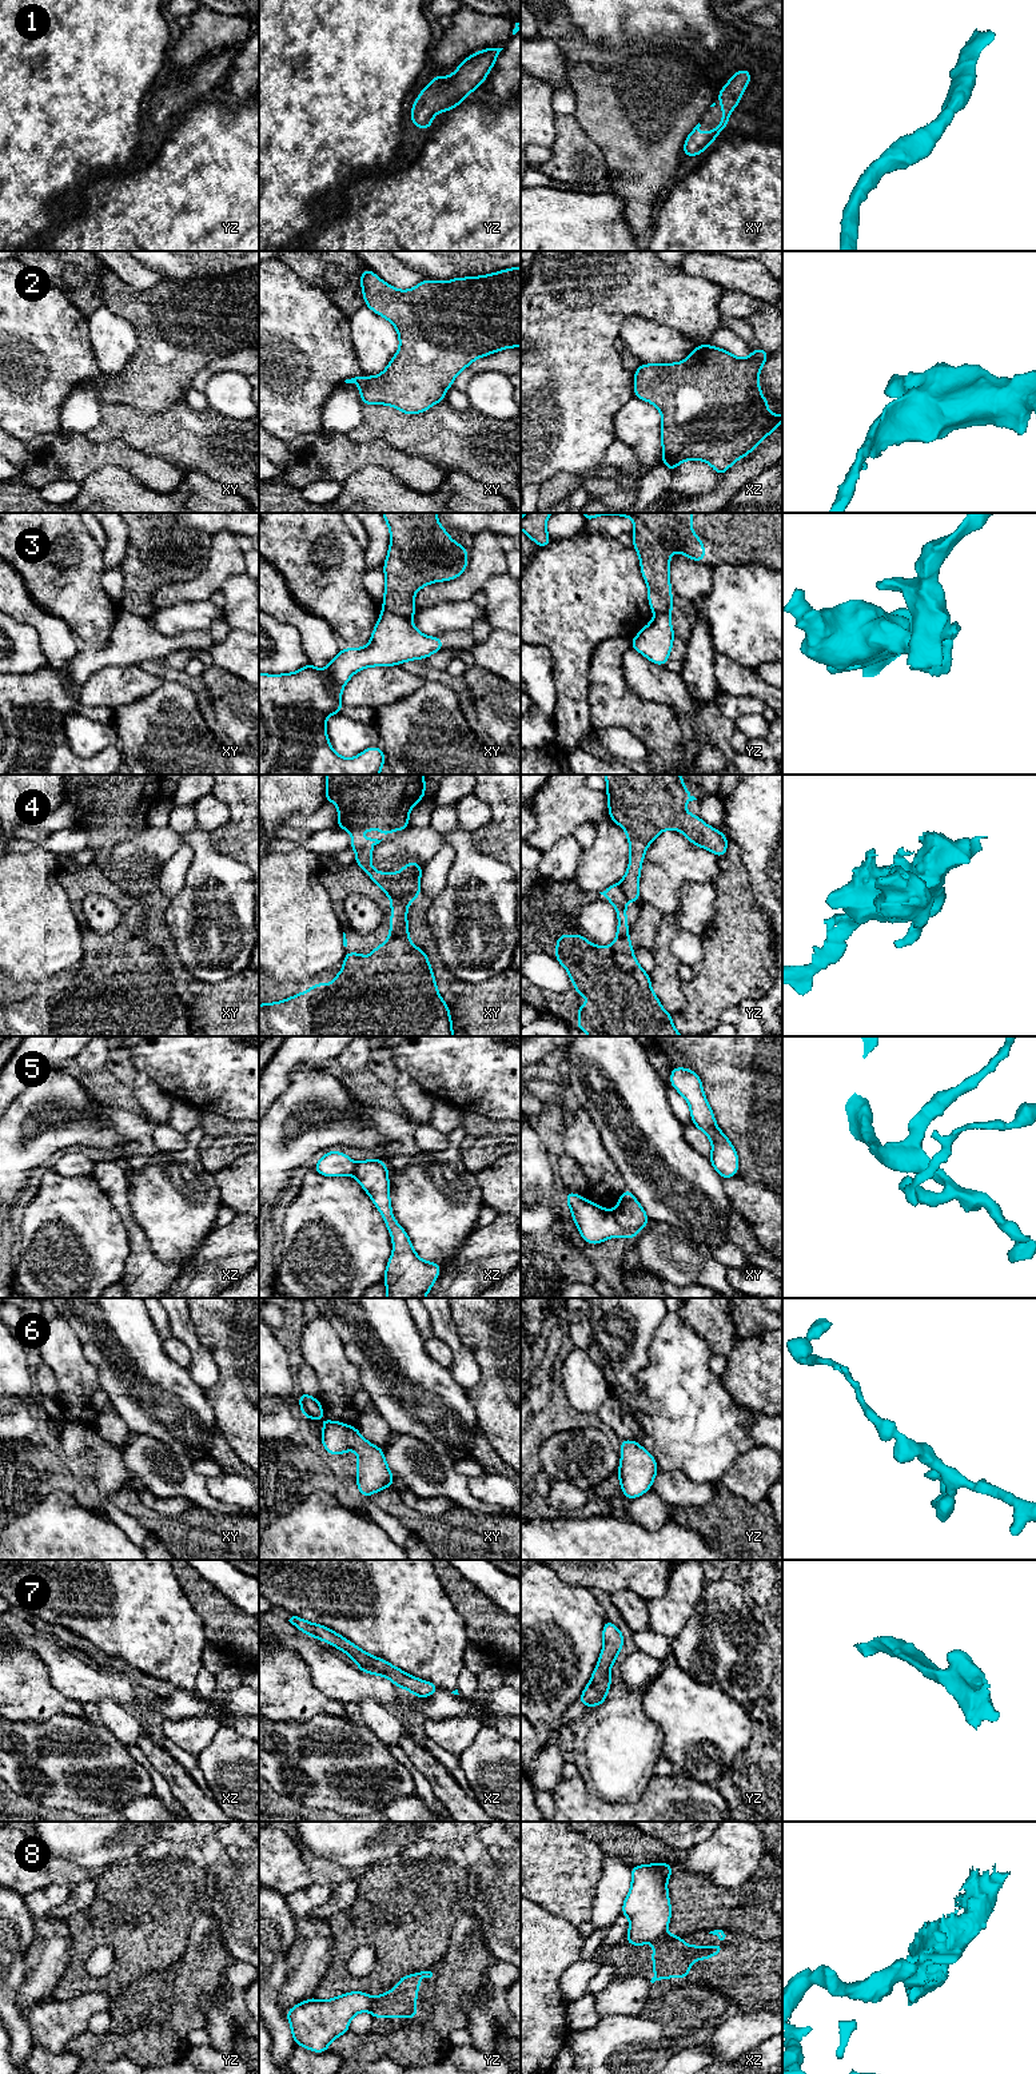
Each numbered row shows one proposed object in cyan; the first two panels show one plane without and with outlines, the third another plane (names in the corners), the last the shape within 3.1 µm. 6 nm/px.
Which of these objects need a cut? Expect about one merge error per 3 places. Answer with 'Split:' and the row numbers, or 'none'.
Split: 3, 4, 5, 8

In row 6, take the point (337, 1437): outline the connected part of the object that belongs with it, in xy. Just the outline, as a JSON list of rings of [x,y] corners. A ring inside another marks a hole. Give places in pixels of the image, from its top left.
[[[326,1420],[320,1441],[326,1452],[334,1456],[358,1452],[356,1485],[363,1497],[395,1485],[383,1449],[364,1440],[355,1426]]]

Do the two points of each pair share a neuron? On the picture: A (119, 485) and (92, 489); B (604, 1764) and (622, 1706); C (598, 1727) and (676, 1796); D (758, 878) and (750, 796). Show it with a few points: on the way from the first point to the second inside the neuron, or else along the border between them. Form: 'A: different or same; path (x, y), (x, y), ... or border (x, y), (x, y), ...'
A: same; path (112, 489), (99, 489)
B: same; path (618, 1750), (618, 1728), (622, 1720)
C: different; border (653, 1775), (644, 1794), (636, 1802)
D: same; path (758, 858), (758, 816)

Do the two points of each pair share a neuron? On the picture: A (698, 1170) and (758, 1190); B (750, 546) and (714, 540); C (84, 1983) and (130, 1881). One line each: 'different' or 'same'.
A: different
B: same
C: same

